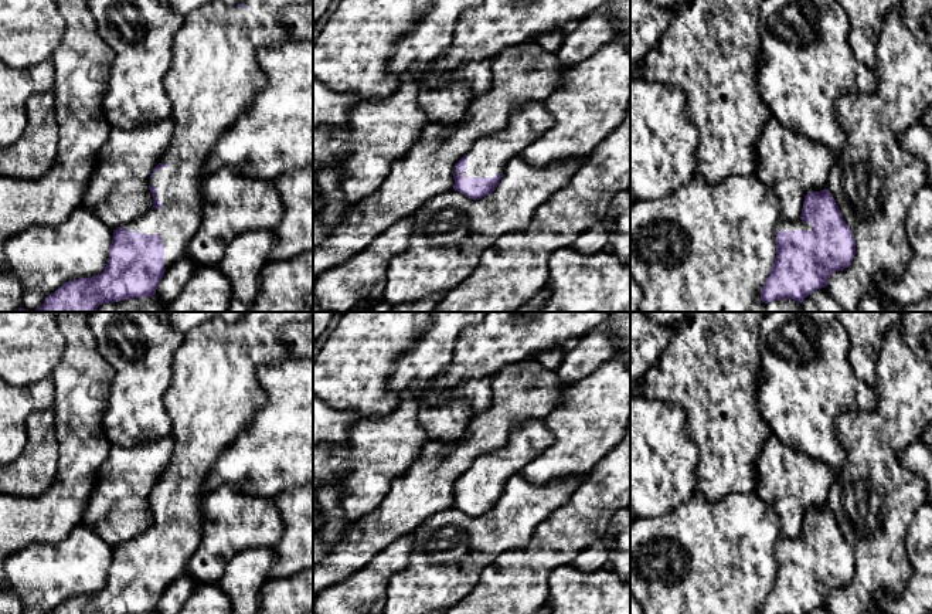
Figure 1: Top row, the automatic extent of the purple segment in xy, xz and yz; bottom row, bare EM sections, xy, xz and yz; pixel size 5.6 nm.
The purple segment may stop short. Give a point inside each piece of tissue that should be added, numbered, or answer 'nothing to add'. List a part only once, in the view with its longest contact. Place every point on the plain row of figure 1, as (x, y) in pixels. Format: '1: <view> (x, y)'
1: xy (214, 393)

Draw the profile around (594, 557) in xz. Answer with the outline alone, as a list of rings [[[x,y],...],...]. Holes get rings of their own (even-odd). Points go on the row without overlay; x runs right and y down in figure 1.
[[[598,540],[579,553],[571,566],[581,571],[595,571],[603,569],[608,562],[608,550],[603,542]]]

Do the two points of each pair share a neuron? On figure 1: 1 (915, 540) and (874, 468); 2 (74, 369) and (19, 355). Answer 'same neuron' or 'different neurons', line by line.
1: different neurons
2: different neurons

